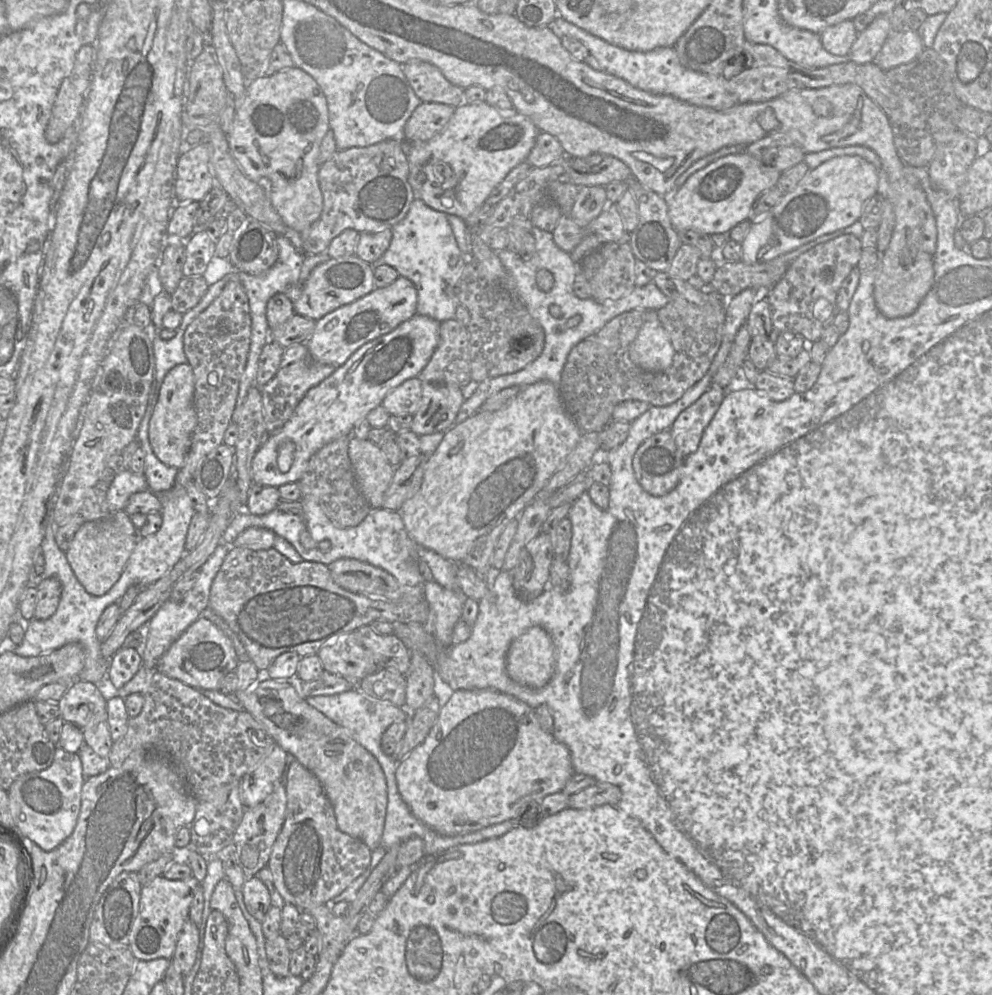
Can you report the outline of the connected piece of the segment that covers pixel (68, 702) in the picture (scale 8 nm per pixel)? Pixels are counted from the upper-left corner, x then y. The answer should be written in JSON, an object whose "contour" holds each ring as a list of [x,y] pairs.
{"contour":[[[82,680],[70,685],[58,702],[64,722],[79,728],[107,721],[107,701],[96,684]]]}

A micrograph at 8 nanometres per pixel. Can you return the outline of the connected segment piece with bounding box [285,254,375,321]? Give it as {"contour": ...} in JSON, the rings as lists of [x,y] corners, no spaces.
{"contour":[[[355,254],[331,258],[317,265],[302,285],[299,279],[299,285],[291,287],[285,294],[292,301],[296,314],[317,321],[337,308],[372,292],[375,289],[373,272],[374,267]]]}

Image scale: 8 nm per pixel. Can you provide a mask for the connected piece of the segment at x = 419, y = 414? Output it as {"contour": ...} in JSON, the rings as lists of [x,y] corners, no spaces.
{"contour":[[[422,382],[422,398],[413,415],[410,430],[417,436],[442,432],[450,428],[465,399],[457,385]]]}

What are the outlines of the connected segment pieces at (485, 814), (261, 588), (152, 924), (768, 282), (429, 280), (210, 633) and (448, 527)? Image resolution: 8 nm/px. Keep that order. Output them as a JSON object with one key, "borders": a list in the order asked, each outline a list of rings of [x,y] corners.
{"borders":[[[[492,689],[456,690],[448,702],[440,709],[437,721],[425,740],[398,762],[395,777],[398,791],[413,815],[437,833],[457,836],[471,833],[507,820],[514,820],[520,811],[531,802],[540,802],[544,797],[560,793],[574,774],[568,748],[557,741],[552,733],[544,732],[535,716],[535,711],[526,703]]],[[[231,546],[212,582],[208,607],[230,626],[244,647],[245,657],[258,670],[267,670],[274,659],[285,652],[295,652],[300,657],[317,654],[320,647],[338,635],[355,631],[374,621],[423,625],[427,623],[430,613],[425,599],[391,601],[347,591],[334,582],[327,565],[304,560],[293,563],[274,547],[255,550]]],[[[157,876],[142,886],[135,935],[129,945],[137,960],[172,958],[178,935],[184,922],[189,918],[190,905],[200,883],[193,876],[183,880],[169,880],[163,876]]],[[[776,258],[755,264],[721,262],[710,285],[724,298],[732,298],[748,288],[769,289],[781,279],[788,267],[786,262],[776,261]]],[[[419,197],[411,203],[407,215],[392,227],[392,239],[379,263],[393,267],[399,274],[410,280],[417,289],[417,314],[428,316],[440,323],[455,319],[455,313],[460,303],[454,295],[454,286],[458,281],[465,260],[457,246],[451,225],[445,213],[428,207]]],[[[199,617],[159,658],[155,670],[198,690],[219,691],[223,678],[236,670],[240,660],[232,641],[211,621]]],[[[539,381],[523,387],[513,400],[497,411],[477,411],[465,421],[446,431],[438,448],[428,459],[420,488],[402,505],[399,512],[410,539],[415,544],[435,551],[447,560],[474,569],[481,577],[492,575],[494,573],[492,565],[494,548],[503,529],[511,520],[517,520],[522,511],[535,500],[551,476],[576,447],[581,435],[581,430],[564,407],[558,387],[548,381]]]]}

